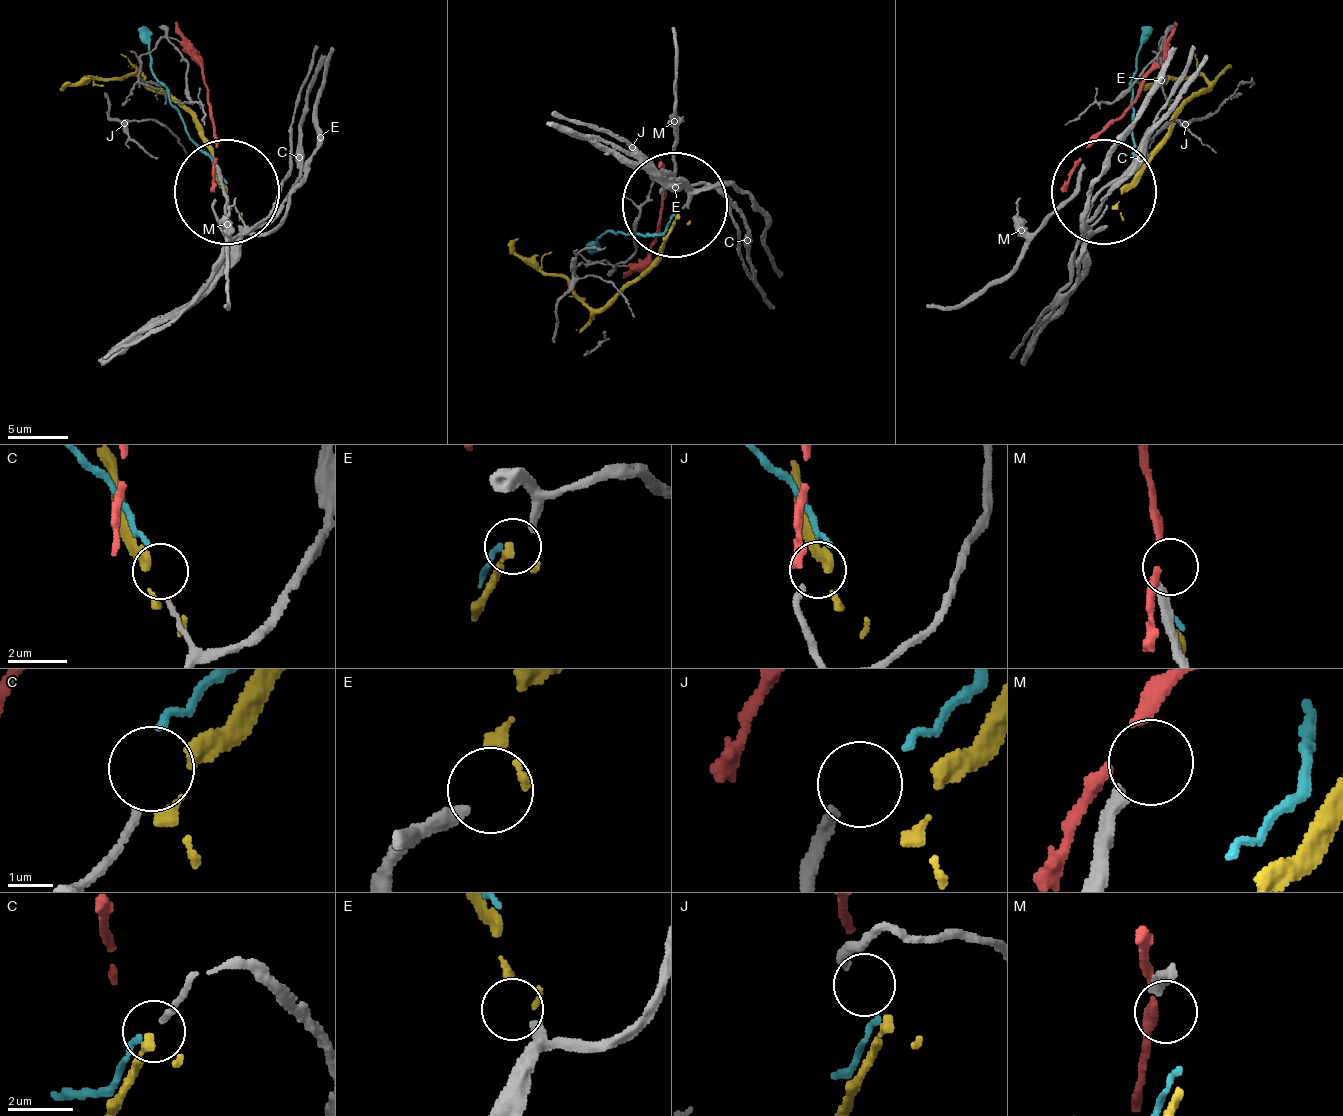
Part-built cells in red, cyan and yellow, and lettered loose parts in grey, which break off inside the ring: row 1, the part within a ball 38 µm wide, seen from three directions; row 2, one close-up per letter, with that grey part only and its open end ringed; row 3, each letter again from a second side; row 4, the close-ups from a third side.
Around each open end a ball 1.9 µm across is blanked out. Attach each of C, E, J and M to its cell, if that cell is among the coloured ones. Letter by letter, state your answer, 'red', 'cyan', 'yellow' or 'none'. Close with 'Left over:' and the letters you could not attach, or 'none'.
C: cyan
E: yellow
J: none
M: none
Left over: J, M

